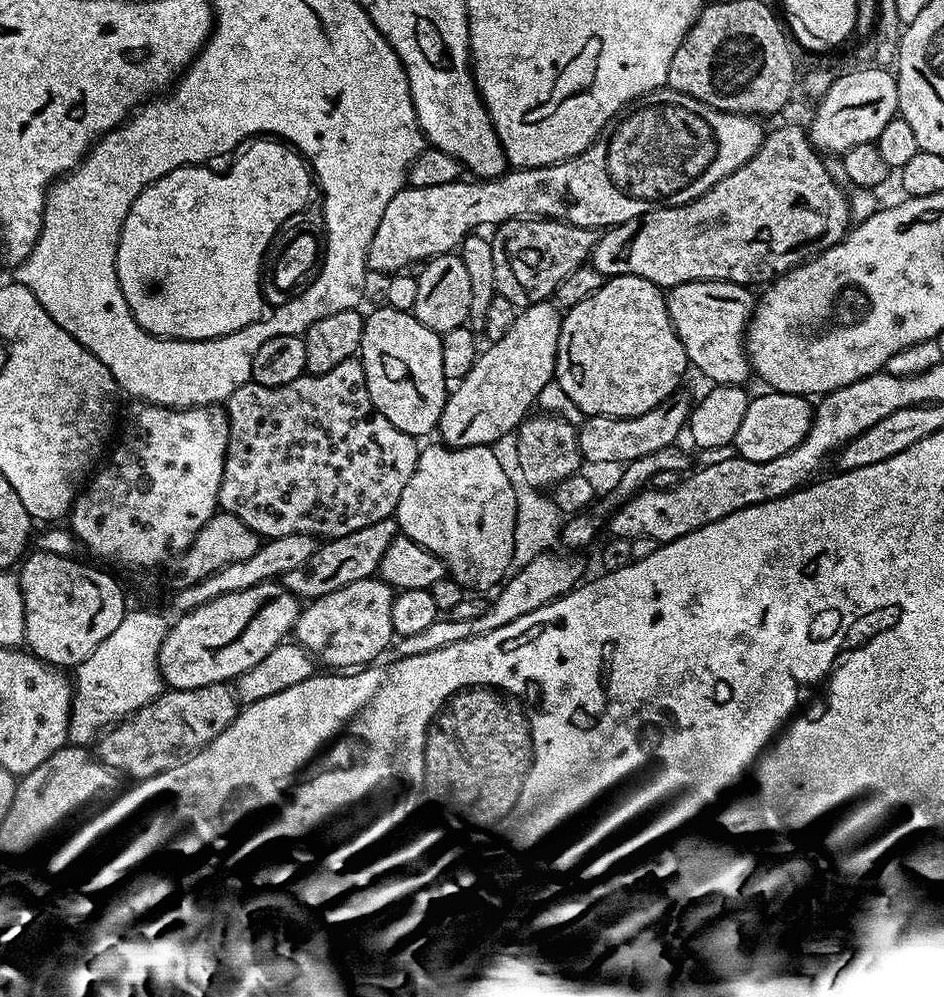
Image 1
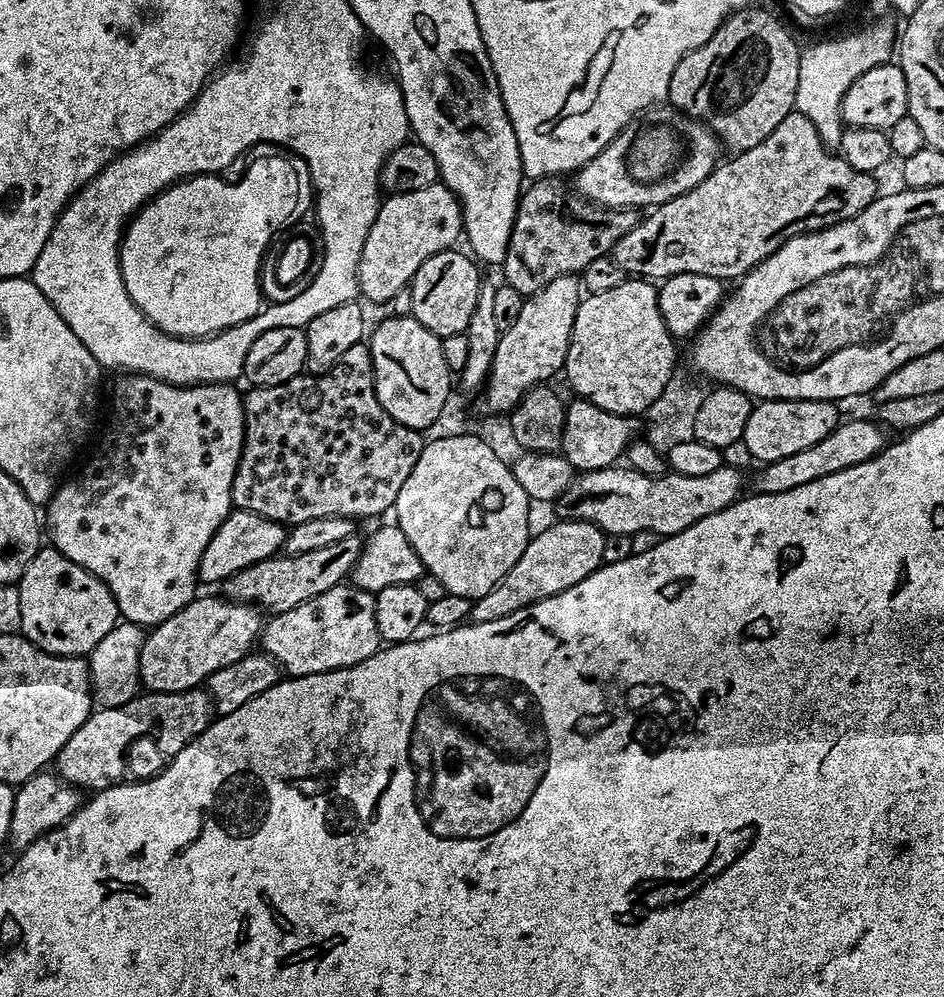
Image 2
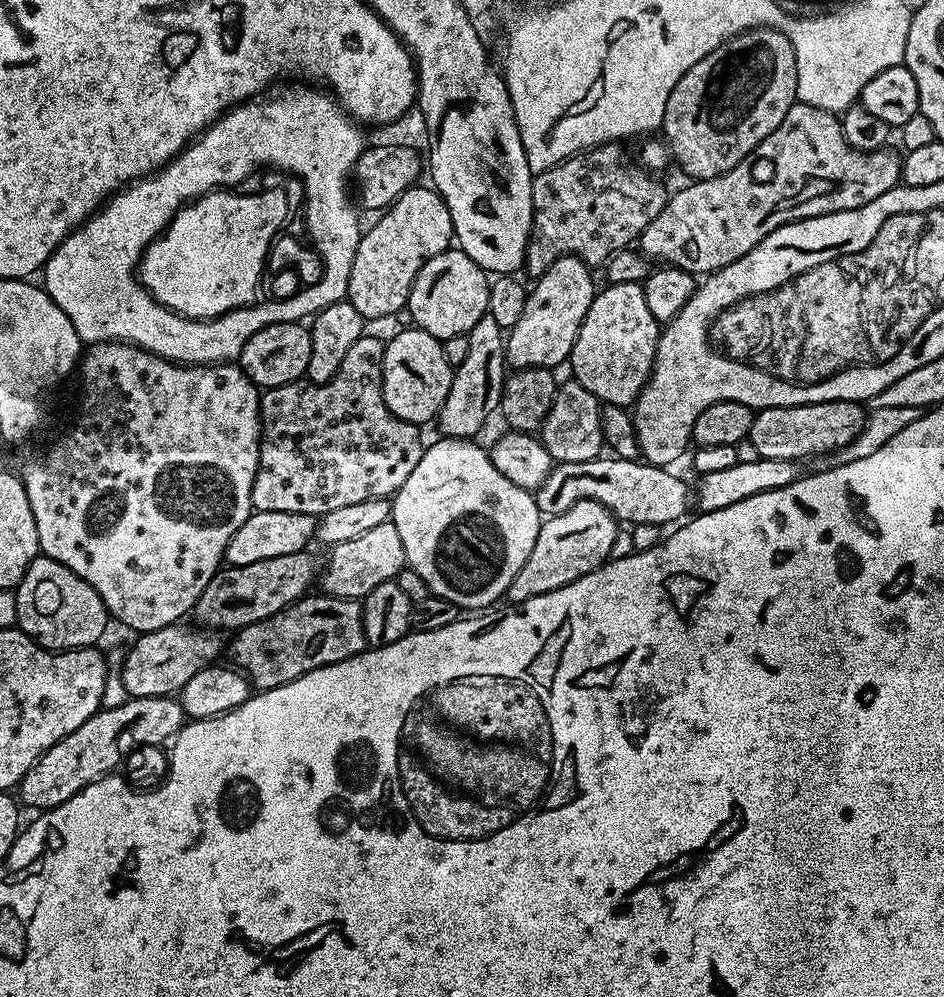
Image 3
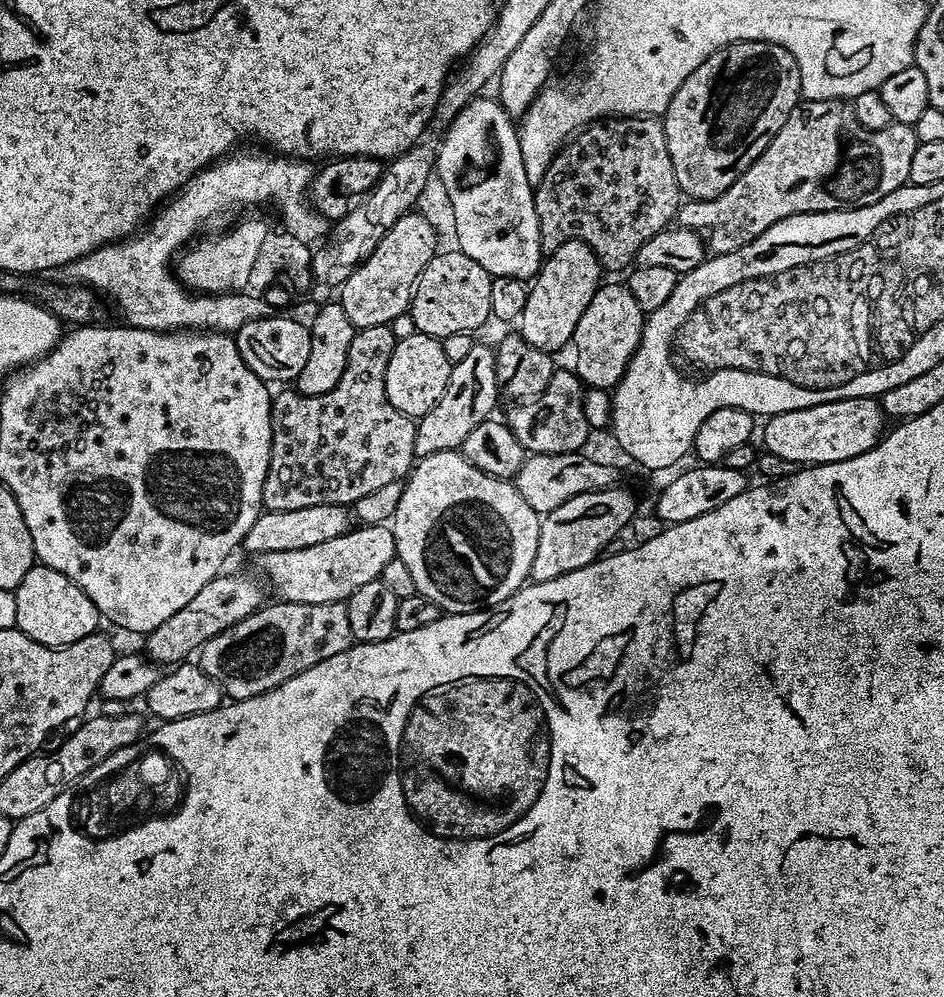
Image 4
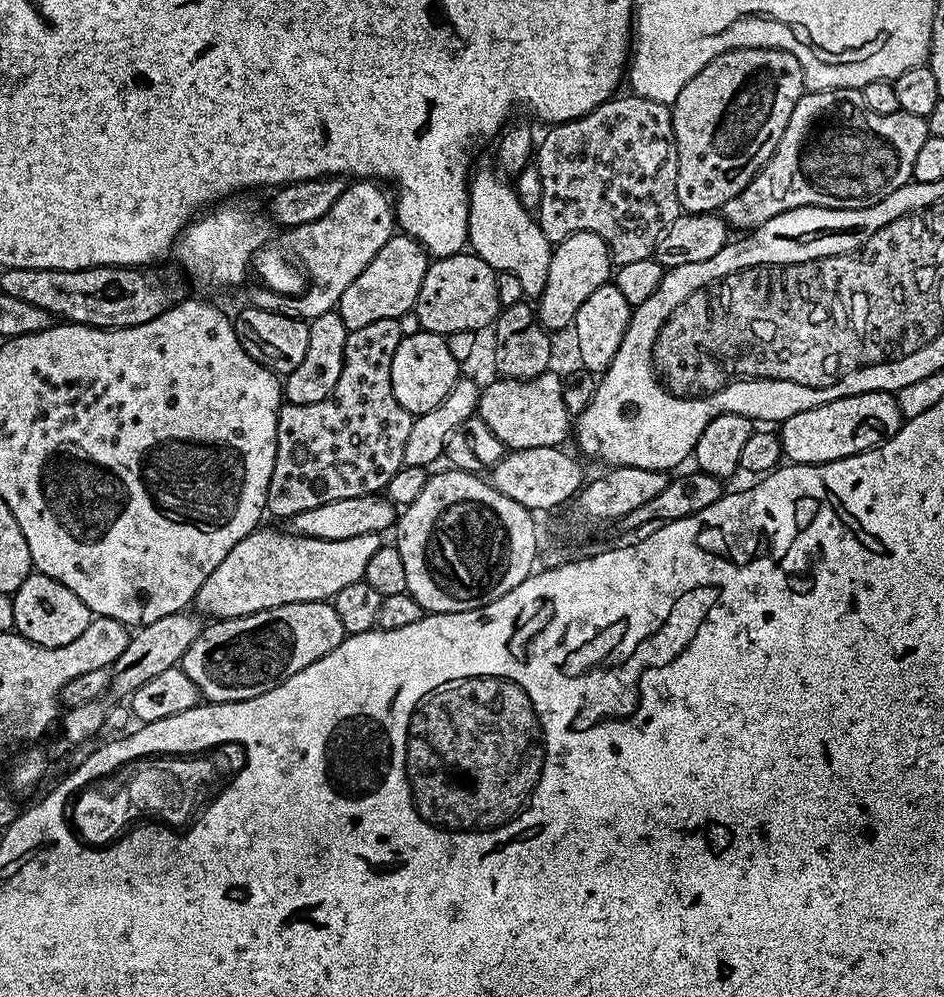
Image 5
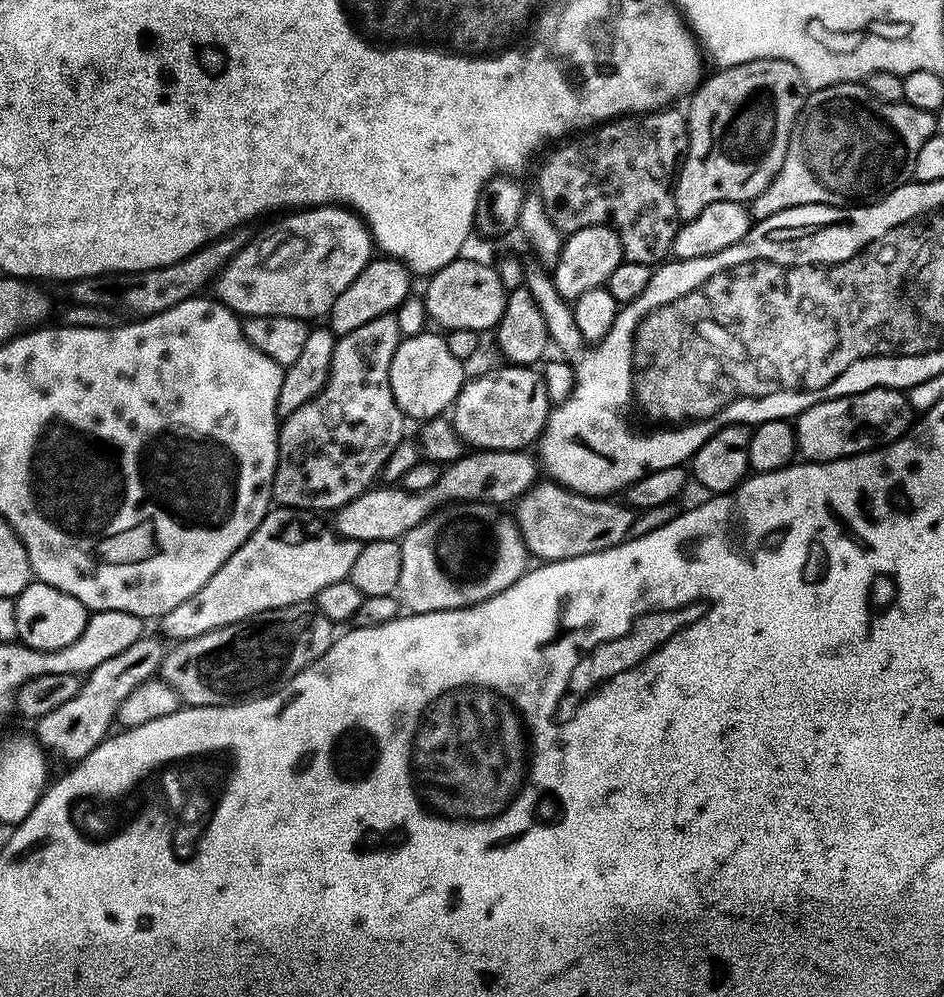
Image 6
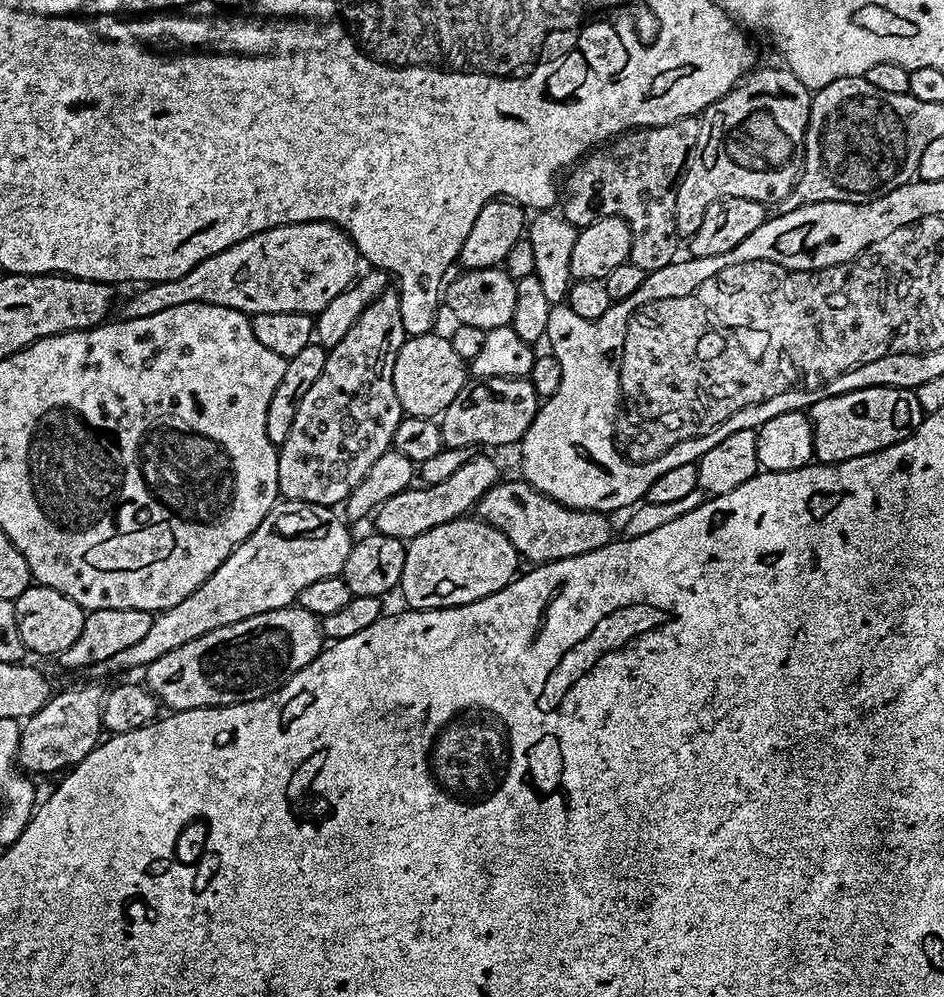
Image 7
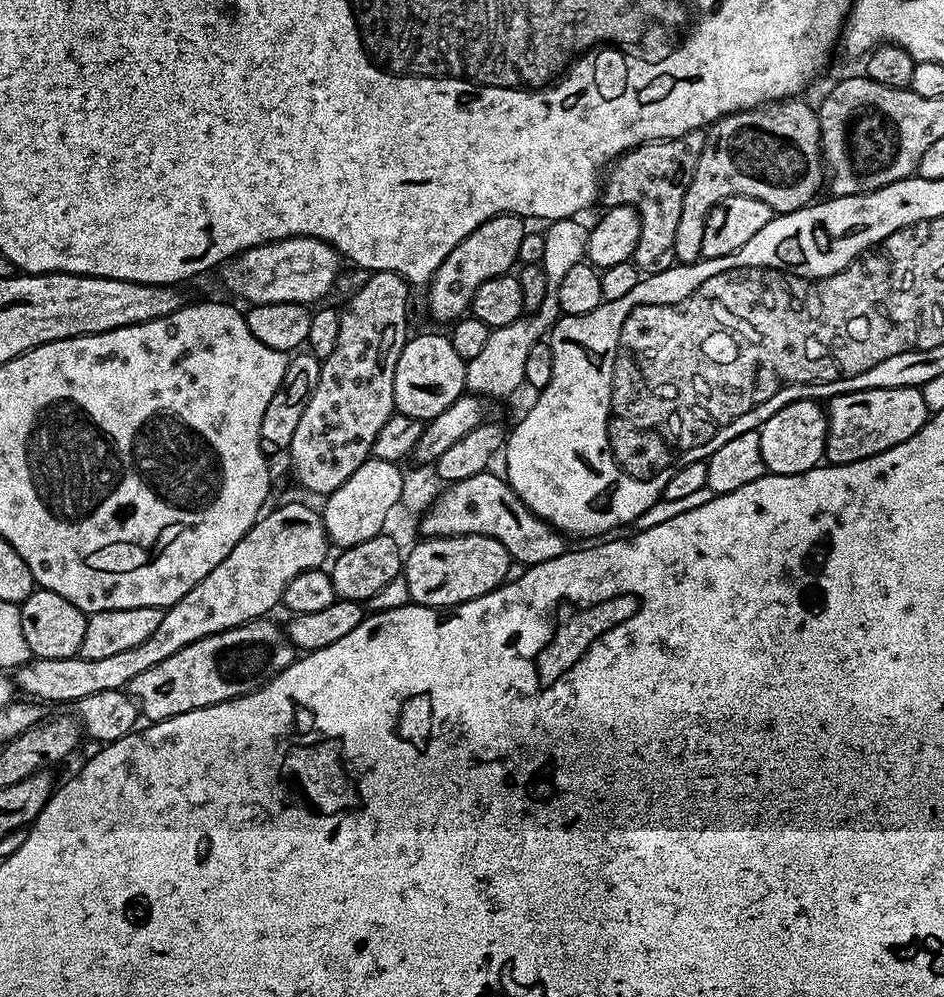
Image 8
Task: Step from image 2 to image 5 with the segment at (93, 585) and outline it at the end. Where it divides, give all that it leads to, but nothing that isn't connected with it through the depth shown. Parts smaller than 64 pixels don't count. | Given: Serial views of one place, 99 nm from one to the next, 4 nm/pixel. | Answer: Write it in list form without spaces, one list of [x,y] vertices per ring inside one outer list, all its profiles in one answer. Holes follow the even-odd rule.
[[[33,571],[32,575],[26,578],[26,582],[18,586],[18,590],[12,596],[12,605],[13,629],[30,642],[47,648],[57,648],[66,646],[66,642],[74,642],[74,638],[78,638],[78,634],[82,634],[82,630],[86,630],[86,626],[90,626],[94,619],[86,602],[82,602],[82,598],[78,598],[74,590],[66,590],[62,582],[38,571]]]

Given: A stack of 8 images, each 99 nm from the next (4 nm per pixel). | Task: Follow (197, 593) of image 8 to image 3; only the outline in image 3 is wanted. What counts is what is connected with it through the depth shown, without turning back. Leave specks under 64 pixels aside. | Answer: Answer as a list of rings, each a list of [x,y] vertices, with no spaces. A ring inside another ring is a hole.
[[[392,523],[374,526],[374,530],[360,535],[358,538],[350,538],[350,542],[342,542],[331,549],[328,556],[328,565],[322,568],[322,575],[319,577],[318,584],[321,584],[323,591],[330,596],[340,596],[343,600],[360,600],[387,580],[395,580],[397,574],[406,566],[404,551],[402,550],[402,538],[398,538],[398,530]]]

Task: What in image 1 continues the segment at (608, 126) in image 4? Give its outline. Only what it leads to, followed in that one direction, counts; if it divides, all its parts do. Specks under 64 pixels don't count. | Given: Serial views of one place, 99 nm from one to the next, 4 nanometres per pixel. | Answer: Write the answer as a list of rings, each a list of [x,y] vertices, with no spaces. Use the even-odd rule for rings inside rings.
[[[547,218],[507,220],[495,232],[496,236],[493,235],[491,241],[496,294],[519,308],[548,300],[555,293],[558,282],[591,257],[598,239],[597,229],[579,228],[565,220]]]

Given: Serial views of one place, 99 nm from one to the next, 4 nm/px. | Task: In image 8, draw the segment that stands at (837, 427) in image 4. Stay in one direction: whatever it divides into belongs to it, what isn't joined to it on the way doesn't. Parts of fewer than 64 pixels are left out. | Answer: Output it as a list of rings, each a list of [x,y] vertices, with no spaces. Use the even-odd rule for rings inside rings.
[[[891,388],[890,390],[870,390],[849,396],[839,397],[834,404],[834,420],[844,431],[846,439],[852,443],[852,452],[857,461],[863,462],[894,446],[902,446],[922,422],[922,411],[916,401],[916,394],[910,388]]]

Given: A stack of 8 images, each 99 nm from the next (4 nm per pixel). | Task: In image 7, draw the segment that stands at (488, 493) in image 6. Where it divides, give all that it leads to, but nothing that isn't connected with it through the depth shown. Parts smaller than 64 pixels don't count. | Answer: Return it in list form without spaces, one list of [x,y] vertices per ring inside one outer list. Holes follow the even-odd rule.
[[[479,456],[467,460],[458,470],[454,470],[454,474],[446,478],[446,482],[419,486],[420,488],[410,486],[405,492],[400,493],[394,501],[397,528],[395,531],[411,538],[434,526],[442,526],[448,520],[458,520],[471,513],[477,502],[488,493],[488,489],[494,487],[501,479],[495,462],[488,456]]]

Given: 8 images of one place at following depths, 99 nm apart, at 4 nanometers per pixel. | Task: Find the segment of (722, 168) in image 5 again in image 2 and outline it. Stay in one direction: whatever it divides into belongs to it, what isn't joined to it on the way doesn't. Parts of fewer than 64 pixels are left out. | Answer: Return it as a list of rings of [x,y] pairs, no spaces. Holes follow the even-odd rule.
[[[745,6],[732,13],[731,16],[725,18],[722,26],[718,26],[718,30],[708,39],[705,44],[698,46],[698,50],[687,52],[682,58],[682,62],[678,62],[678,66],[674,66],[674,74],[670,78],[670,86],[668,87],[667,103],[673,108],[680,109],[693,120],[700,121],[705,124],[710,131],[716,135],[717,141],[721,145],[724,144],[729,148],[729,153],[735,154],[745,152],[754,146],[758,146],[758,142],[762,142],[762,138],[766,138],[774,130],[774,126],[778,126],[778,122],[782,122],[782,118],[786,118],[797,107],[796,91],[798,90],[798,70],[800,69],[800,58],[802,55],[801,45],[796,45],[796,40],[790,33],[784,29],[784,24],[776,16],[771,16],[764,8],[751,8]]]

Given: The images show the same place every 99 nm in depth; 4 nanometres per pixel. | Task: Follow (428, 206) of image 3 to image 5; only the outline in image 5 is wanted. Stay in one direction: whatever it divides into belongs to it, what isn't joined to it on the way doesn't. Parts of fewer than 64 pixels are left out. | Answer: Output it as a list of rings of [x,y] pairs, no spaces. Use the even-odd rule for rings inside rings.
[[[392,235],[342,294],[338,311],[344,325],[351,330],[370,326],[370,322],[382,322],[382,318],[400,320],[407,312],[409,315],[415,309],[418,290],[422,290],[422,278],[426,278],[429,263],[428,253],[413,236]]]

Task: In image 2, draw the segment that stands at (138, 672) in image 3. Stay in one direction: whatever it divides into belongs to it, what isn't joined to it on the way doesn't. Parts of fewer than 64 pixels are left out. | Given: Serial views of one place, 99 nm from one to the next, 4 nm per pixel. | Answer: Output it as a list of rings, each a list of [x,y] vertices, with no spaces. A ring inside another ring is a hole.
[[[197,595],[185,608],[178,610],[178,614],[155,625],[145,635],[140,655],[140,683],[147,691],[187,692],[190,688],[203,685],[208,676],[218,669],[238,662],[253,651],[262,631],[261,609],[255,604],[235,604],[232,600],[217,596]]]

